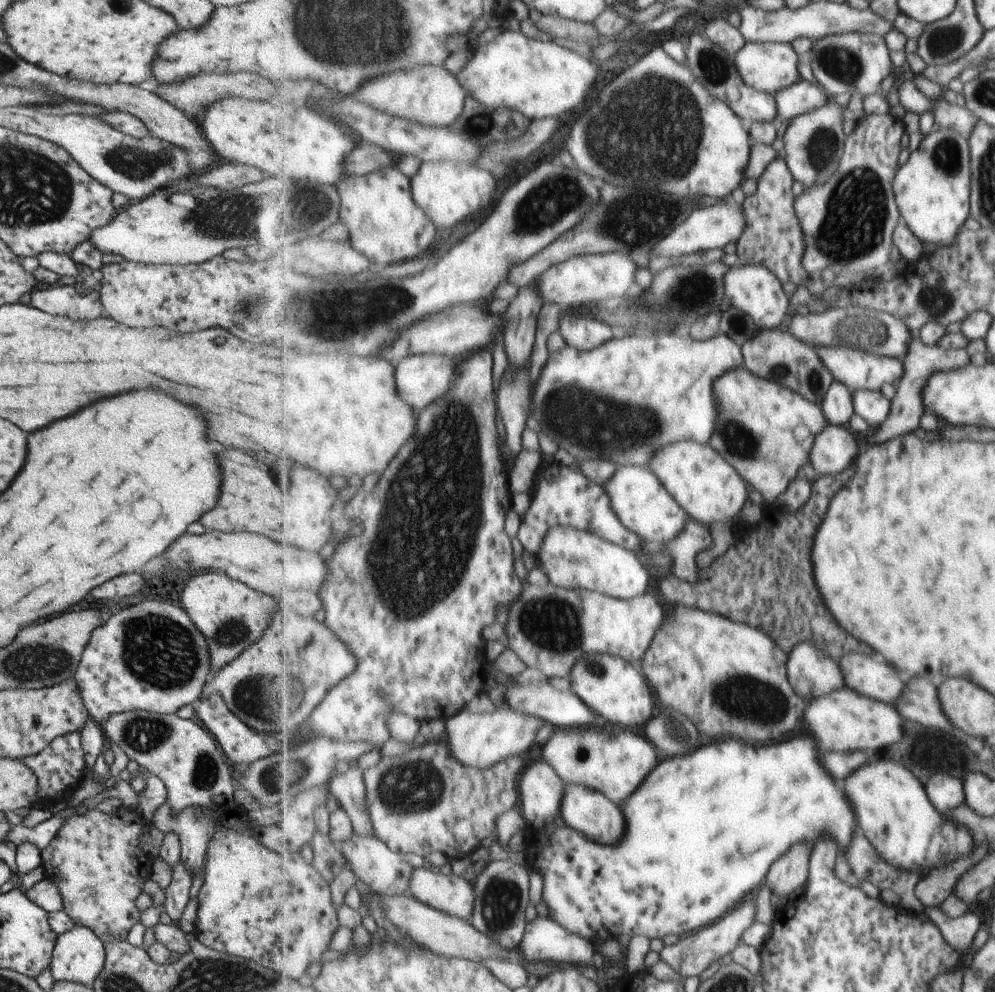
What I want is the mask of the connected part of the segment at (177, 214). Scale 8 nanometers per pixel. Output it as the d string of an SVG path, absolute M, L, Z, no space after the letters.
M157 189L148 197L116 211L113 218L105 226L95 229L87 241L93 242L103 254L118 254L125 261L173 266L201 264L227 248L244 249L247 245L260 242L257 238L249 240L243 236L215 236L213 230L207 230L203 224L191 218L191 210L171 204L167 194L157 192L163 192L163 189Z

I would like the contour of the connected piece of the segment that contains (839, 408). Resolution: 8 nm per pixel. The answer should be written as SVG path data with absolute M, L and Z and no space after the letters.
M834 381L821 405L828 422L837 426L849 426L855 414L852 390L839 381Z

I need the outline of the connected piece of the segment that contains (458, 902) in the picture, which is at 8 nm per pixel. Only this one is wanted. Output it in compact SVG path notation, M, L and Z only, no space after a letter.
M423 865L413 871L408 894L452 917L469 919L474 909L473 882L445 869Z

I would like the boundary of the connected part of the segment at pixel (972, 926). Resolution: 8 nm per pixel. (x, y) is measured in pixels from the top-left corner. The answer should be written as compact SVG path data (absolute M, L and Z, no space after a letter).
M938 908L935 910L929 909L929 916L939 924L941 932L943 932L943 938L947 940L949 946L953 946L955 952L967 952L971 942L973 942L973 936L975 932L979 930L979 918L973 916L971 912L958 916L957 918L951 918L943 915Z

